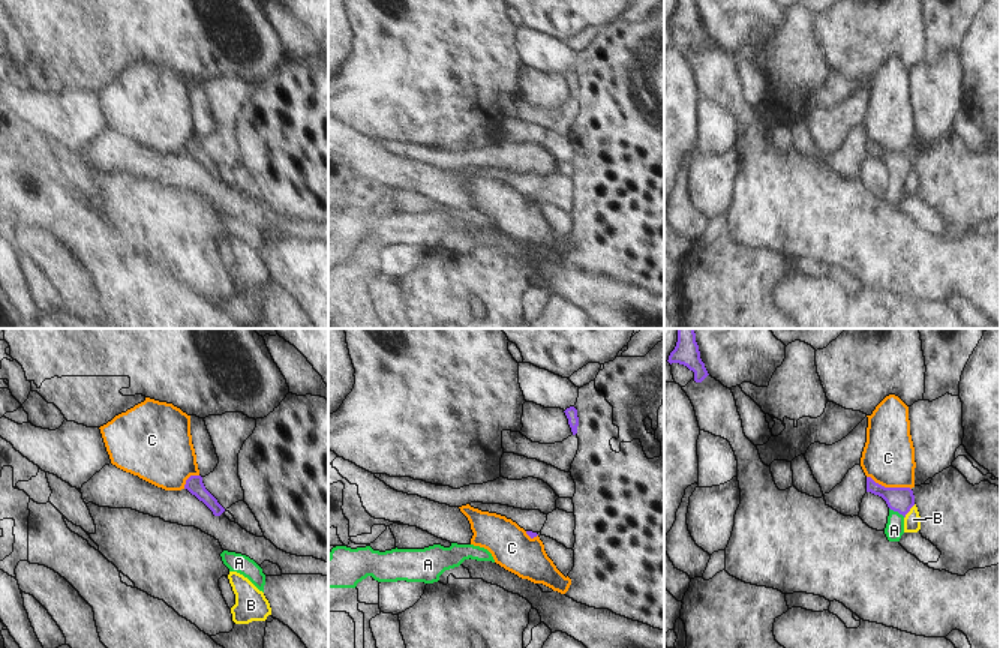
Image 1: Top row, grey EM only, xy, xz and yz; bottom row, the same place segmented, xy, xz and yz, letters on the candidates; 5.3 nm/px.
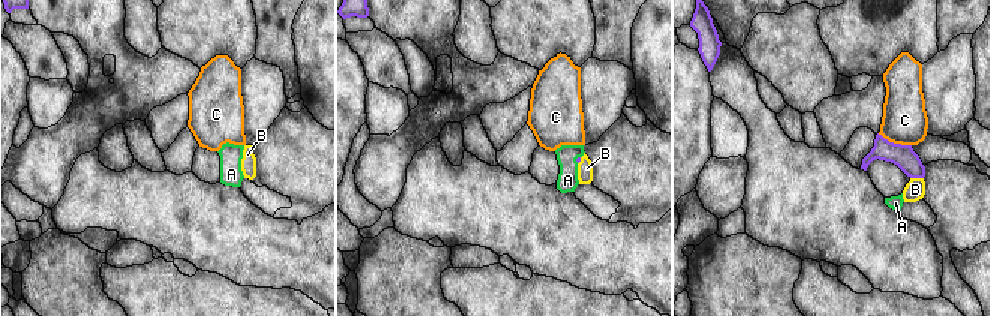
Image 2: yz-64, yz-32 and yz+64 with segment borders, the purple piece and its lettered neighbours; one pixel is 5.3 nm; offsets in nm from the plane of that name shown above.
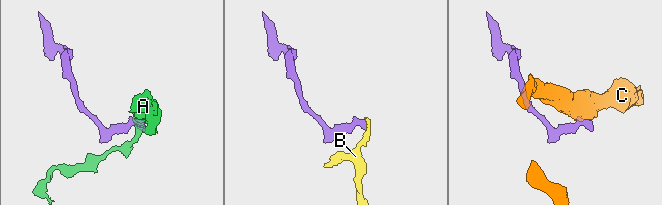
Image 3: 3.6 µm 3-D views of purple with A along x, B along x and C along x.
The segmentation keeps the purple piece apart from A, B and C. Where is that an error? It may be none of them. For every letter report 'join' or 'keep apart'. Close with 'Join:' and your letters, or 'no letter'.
A: join
B: keep apart
C: keep apart
Join: A

